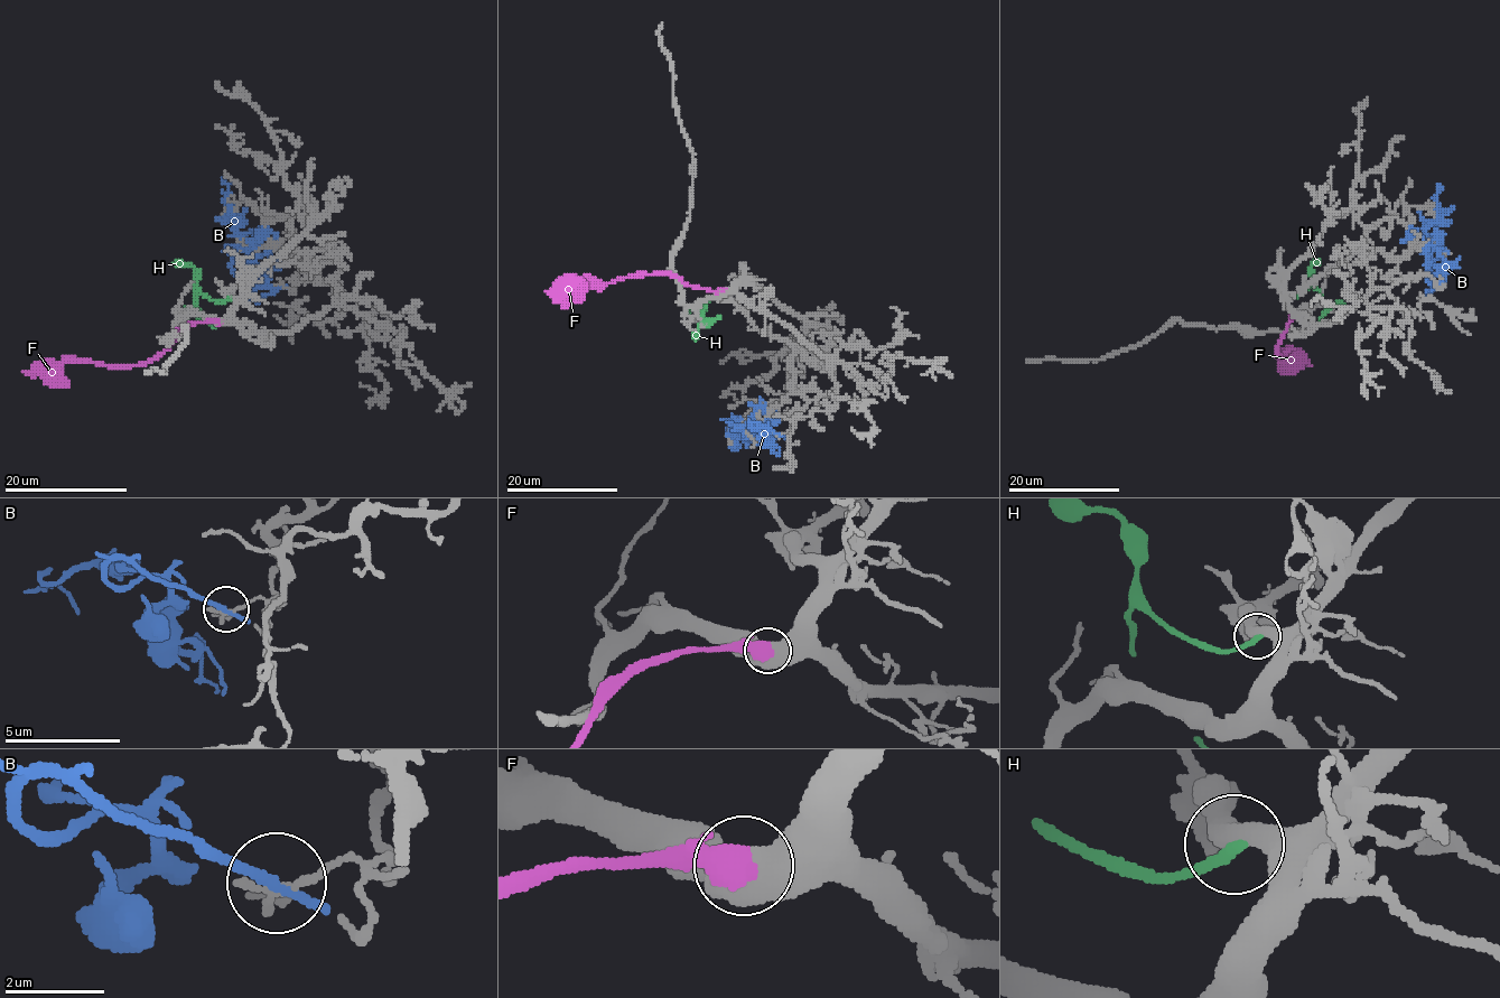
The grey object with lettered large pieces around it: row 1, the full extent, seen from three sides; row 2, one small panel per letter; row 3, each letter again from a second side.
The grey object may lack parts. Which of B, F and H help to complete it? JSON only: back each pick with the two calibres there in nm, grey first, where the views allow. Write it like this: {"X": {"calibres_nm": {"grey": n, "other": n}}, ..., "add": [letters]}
{"F": {"calibres_nm": {"grey": 600, "other": 650}}, "add": ["F"]}

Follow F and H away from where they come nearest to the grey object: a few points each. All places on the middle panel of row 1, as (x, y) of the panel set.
F: (724, 290), (688, 286), (673, 276), (654, 273), (609, 281), (557, 283), (546, 290)
H: (733, 287), (719, 291), (701, 313), (705, 320), (721, 316)

